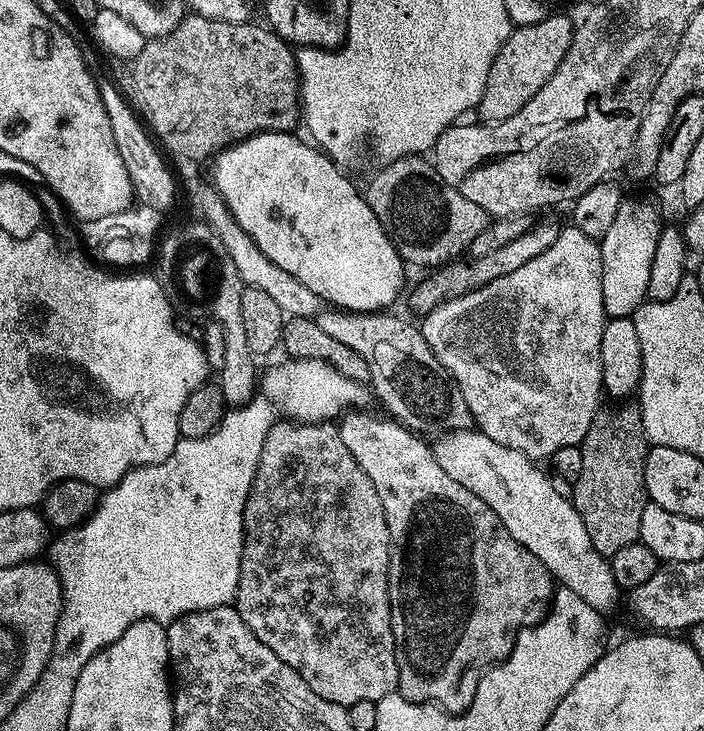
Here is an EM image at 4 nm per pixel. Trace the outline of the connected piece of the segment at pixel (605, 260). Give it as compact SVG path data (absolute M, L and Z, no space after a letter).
M621 199L614 223L599 241L602 254L602 302L605 317L626 316L645 303L647 283L650 282L650 266L653 263L654 248L662 227L662 220L652 204L644 200Z

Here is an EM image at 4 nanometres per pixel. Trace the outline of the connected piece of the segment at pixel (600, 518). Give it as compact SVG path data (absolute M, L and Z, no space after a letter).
M621 403L621 408L596 413L586 438L580 443L582 470L572 485L571 502L590 534L590 542L598 554L611 558L626 546L641 539L644 509L649 503L644 485L644 467L650 441L644 434L639 407Z

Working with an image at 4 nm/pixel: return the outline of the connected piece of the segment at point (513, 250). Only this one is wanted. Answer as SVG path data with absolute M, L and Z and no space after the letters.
M546 218L538 223L536 221L518 238L511 242L506 242L505 246L497 250L492 250L488 254L473 257L470 262L463 260L449 261L446 265L431 271L424 280L420 281L410 294L410 306L417 314L424 315L445 300L452 299L455 296L461 296L464 293L472 292L474 289L488 285L496 278L500 278L511 271L518 270L525 262L530 262L531 258L536 258L543 251L548 250L550 246L557 241L561 225L559 222Z

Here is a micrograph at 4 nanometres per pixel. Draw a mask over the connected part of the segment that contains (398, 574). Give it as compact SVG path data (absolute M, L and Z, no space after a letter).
M368 411L343 413L338 427L346 450L354 454L354 462L374 482L390 530L392 561L388 564L388 593L398 662L396 686L399 695L413 704L435 704L446 712L459 714L472 705L480 676L511 654L519 632L547 615L554 581L540 559L508 533L498 514L478 494L454 482L438 466L433 449L429 445L427 448L417 433L387 415L375 416Z

